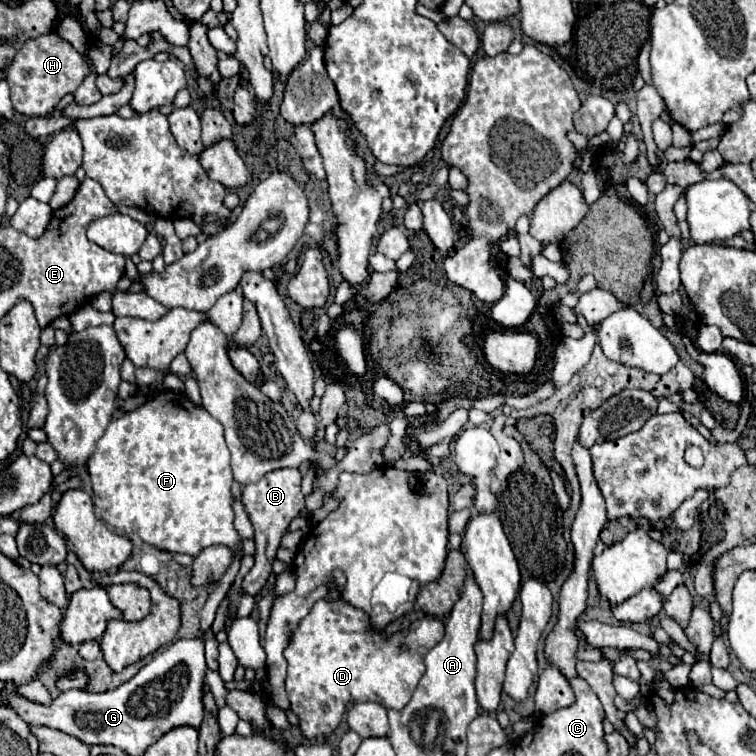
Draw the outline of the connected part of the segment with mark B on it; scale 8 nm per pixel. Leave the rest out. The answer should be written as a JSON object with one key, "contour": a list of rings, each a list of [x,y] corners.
{"contour":[[[291,468],[269,472],[259,482],[247,484],[243,488],[241,496],[243,496],[243,504],[249,512],[251,524],[255,528],[255,548],[257,550],[255,550],[255,566],[245,576],[239,594],[241,596],[245,596],[245,594],[255,596],[261,592],[261,588],[267,584],[267,580],[271,576],[271,564],[273,564],[275,552],[281,544],[281,536],[287,532],[291,520],[297,518],[301,514],[301,510],[305,508],[305,496],[301,492],[301,472],[291,470]]]}

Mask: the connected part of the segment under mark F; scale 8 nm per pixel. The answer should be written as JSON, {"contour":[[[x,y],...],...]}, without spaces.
{"contour":[[[159,386],[151,392],[145,404],[111,420],[105,434],[99,438],[89,460],[89,480],[95,494],[93,504],[103,522],[127,536],[135,534],[157,550],[197,556],[211,544],[233,548],[241,538],[233,528],[233,474],[229,458],[231,454],[219,420],[215,420],[203,406],[193,404],[183,392]]]}

